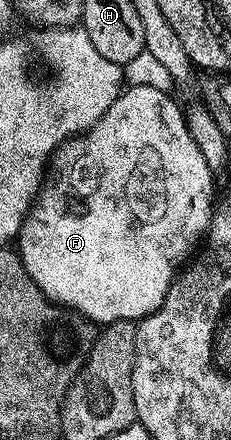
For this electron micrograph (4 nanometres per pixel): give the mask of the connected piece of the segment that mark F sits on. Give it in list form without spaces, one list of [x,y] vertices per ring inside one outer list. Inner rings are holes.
[[[129,86],[121,91],[120,96],[114,101],[114,105],[110,105],[110,109],[106,109],[106,113],[102,113],[100,120],[90,130],[76,136],[75,139],[60,144],[50,160],[51,178],[41,186],[40,194],[36,202],[33,203],[32,210],[29,211],[23,225],[20,226],[18,254],[26,273],[30,273],[34,285],[38,285],[42,294],[53,303],[59,303],[61,307],[70,307],[97,325],[117,323],[123,319],[139,321],[155,313],[162,305],[172,284],[174,278],[172,263],[181,262],[180,264],[183,264],[201,246],[202,240],[208,234],[208,225],[212,222],[214,214],[212,174],[214,171],[209,166],[206,157],[202,155],[194,137],[191,136],[185,112],[180,112],[179,105],[171,99],[172,97],[169,92],[160,92],[158,89],[144,87]]]

